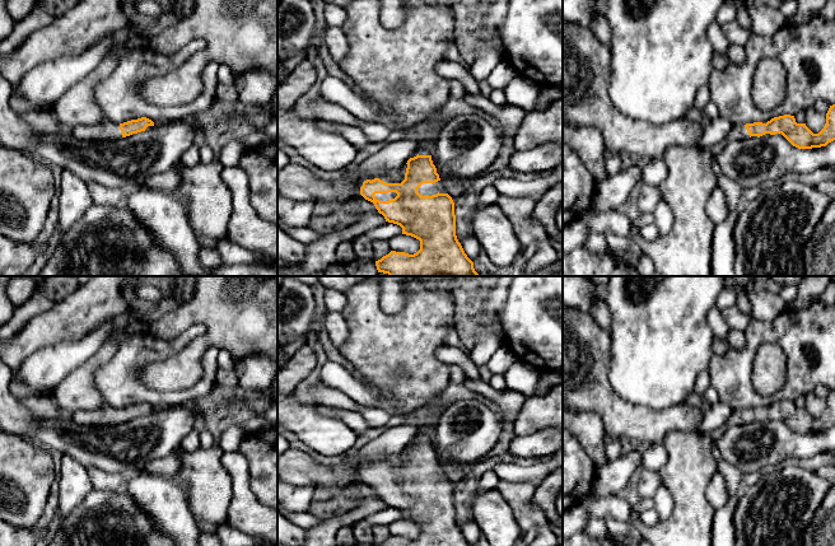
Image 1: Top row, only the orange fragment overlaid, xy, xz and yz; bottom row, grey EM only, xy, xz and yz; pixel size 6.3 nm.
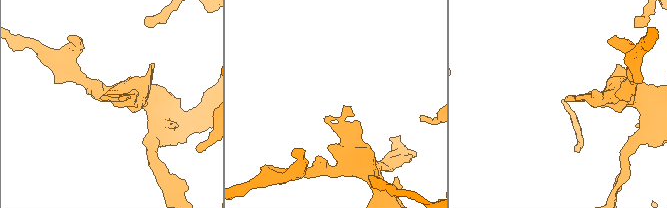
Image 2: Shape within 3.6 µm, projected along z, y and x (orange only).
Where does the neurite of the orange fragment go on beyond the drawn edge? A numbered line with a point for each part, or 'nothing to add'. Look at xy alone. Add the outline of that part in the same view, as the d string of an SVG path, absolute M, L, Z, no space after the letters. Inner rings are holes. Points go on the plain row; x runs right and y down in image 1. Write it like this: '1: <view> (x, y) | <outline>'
1: xy (107, 416) | M104 407L95 411L78 411L71 414L78 424L112 426L122 423L120 409Z

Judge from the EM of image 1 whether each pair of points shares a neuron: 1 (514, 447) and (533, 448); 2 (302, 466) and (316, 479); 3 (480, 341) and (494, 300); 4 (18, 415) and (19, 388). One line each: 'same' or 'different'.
1: same
2: same
3: same
4: different

